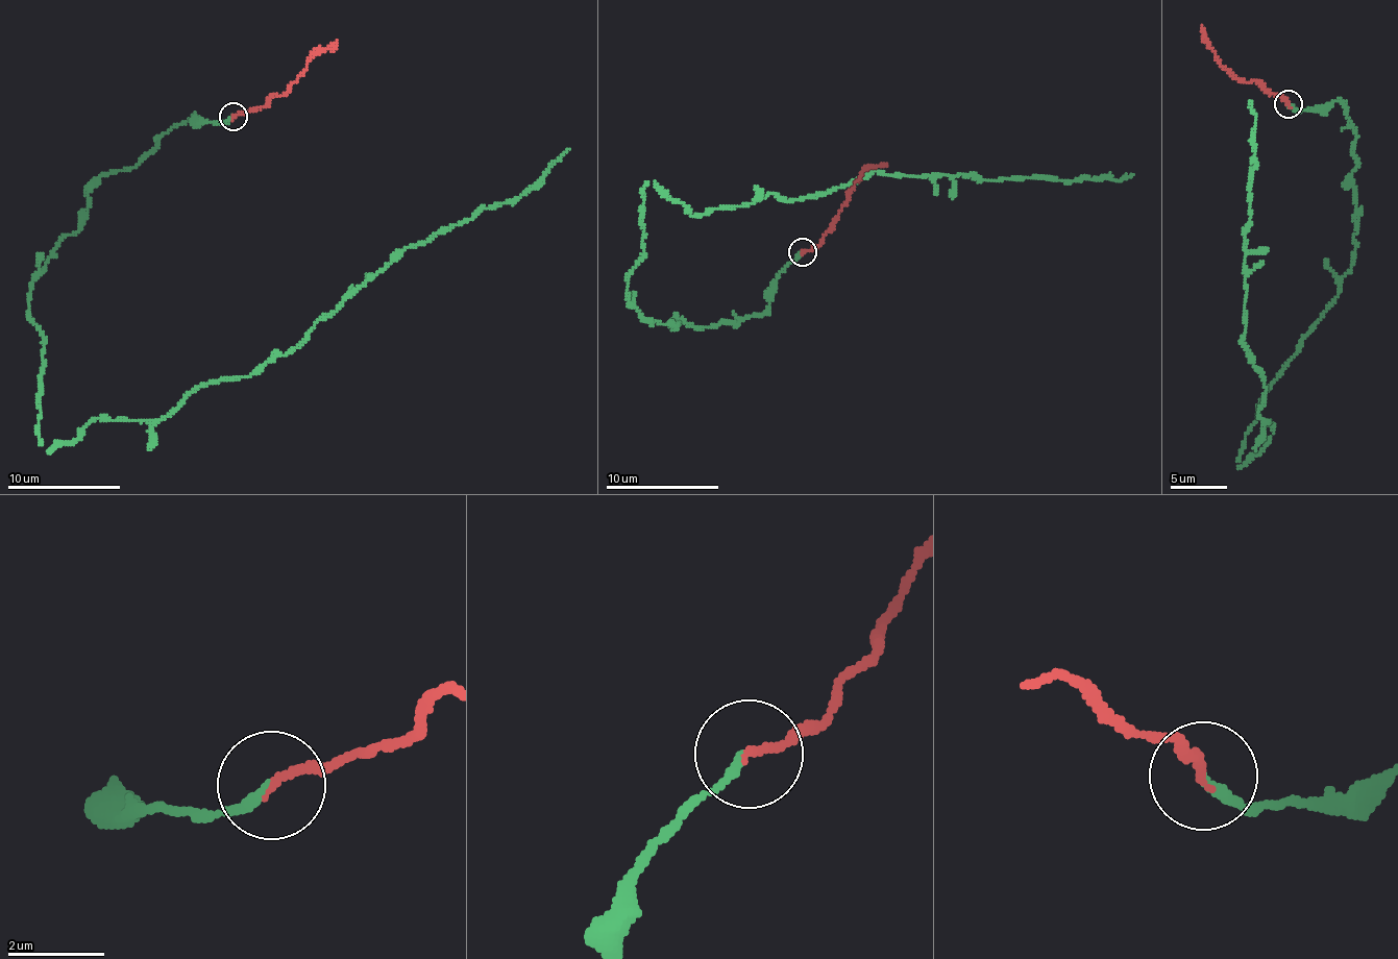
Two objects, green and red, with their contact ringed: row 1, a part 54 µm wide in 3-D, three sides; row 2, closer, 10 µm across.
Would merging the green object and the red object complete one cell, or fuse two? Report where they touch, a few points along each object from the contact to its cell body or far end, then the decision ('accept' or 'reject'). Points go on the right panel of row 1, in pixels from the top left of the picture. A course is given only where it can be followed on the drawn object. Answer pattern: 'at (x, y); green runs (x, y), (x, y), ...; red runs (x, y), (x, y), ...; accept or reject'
at (1288, 103); green runs (1289, 104), (1338, 100), (1347, 112), (1354, 257), (1266, 394), (1237, 466), (1274, 426), (1240, 343), (1249, 100); red runs (1289, 104), (1254, 79), (1232, 78), (1204, 42), (1201, 25); accept

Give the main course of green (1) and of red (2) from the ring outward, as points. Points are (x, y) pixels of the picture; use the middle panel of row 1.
1: (802, 252), (769, 306), (716, 327), (646, 321), (627, 293), (655, 181), (697, 217), (869, 171), (1133, 174)
2: (802, 252), (815, 247), (838, 216), (847, 194), (867, 168), (886, 164)

